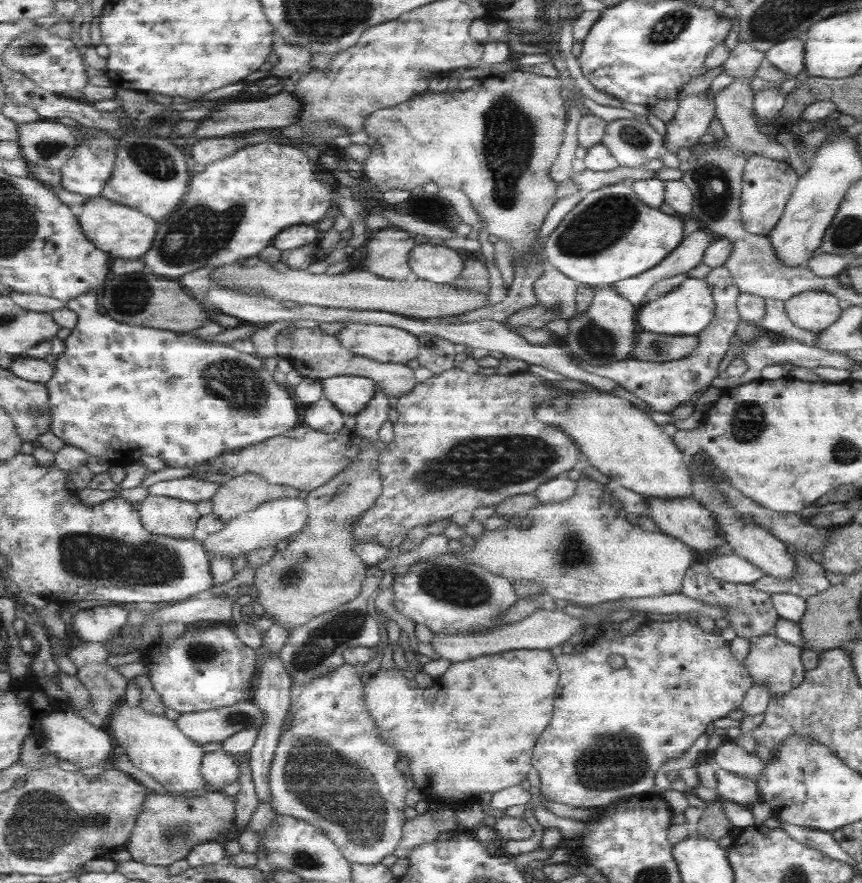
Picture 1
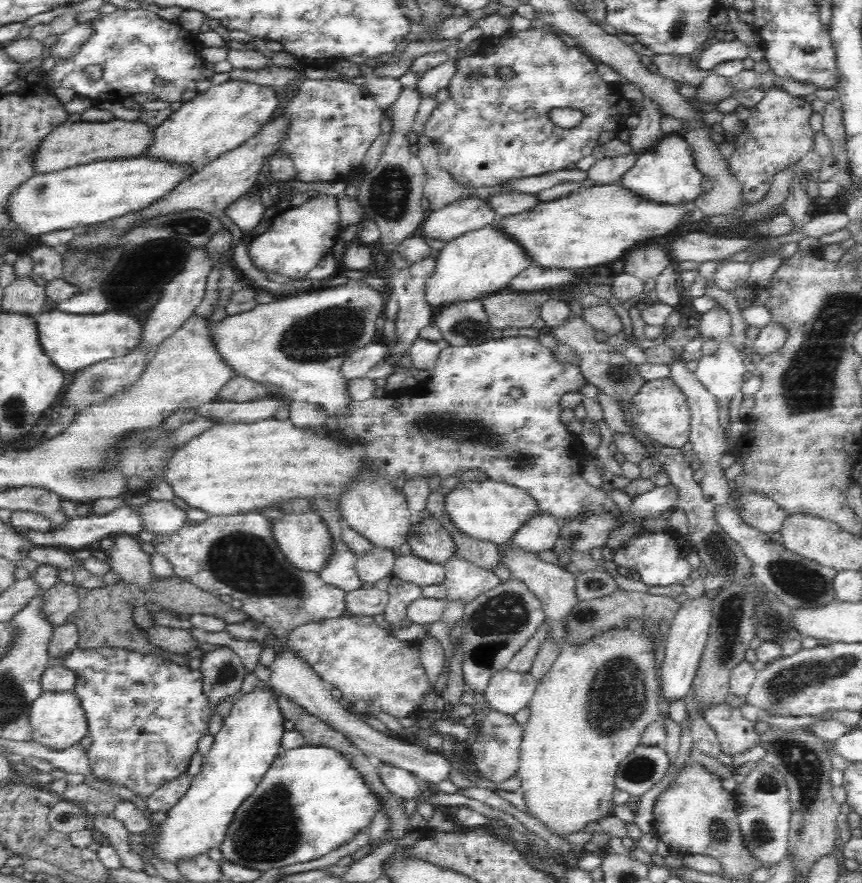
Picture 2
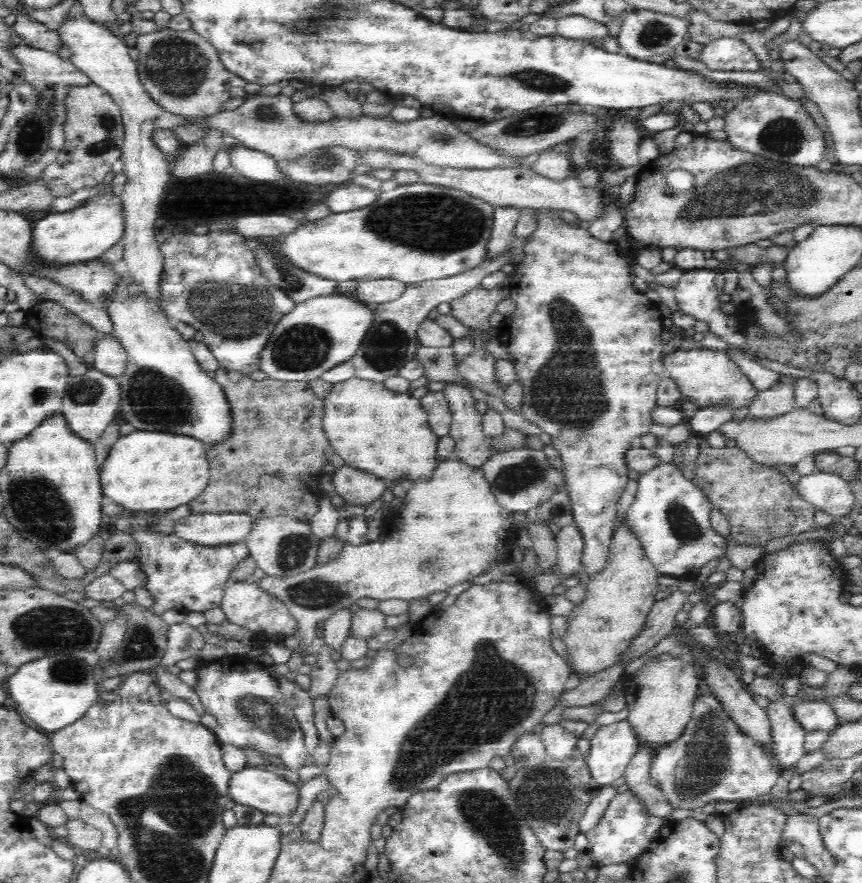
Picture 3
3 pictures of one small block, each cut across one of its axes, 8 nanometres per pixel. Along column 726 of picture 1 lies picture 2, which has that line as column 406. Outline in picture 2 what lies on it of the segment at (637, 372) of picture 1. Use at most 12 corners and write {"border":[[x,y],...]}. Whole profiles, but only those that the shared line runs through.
{"border":[[430,255],[390,280],[399,302],[395,320],[399,341],[388,356],[398,362],[418,330],[432,323],[426,300],[436,272]]}

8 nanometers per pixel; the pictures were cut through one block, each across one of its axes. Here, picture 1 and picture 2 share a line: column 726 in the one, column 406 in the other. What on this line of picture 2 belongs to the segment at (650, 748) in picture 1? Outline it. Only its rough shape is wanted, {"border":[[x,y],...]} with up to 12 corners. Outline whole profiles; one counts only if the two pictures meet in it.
{"border":[[370,616],[286,643],[344,700],[400,719],[430,690],[419,642]]}

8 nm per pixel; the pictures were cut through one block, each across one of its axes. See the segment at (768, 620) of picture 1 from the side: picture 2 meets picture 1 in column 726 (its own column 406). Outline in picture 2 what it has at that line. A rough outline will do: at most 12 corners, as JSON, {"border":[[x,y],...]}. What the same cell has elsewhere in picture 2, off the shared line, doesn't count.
{"border":[[392,574],[374,586],[390,595],[382,615],[391,628],[408,625],[421,586]]}

